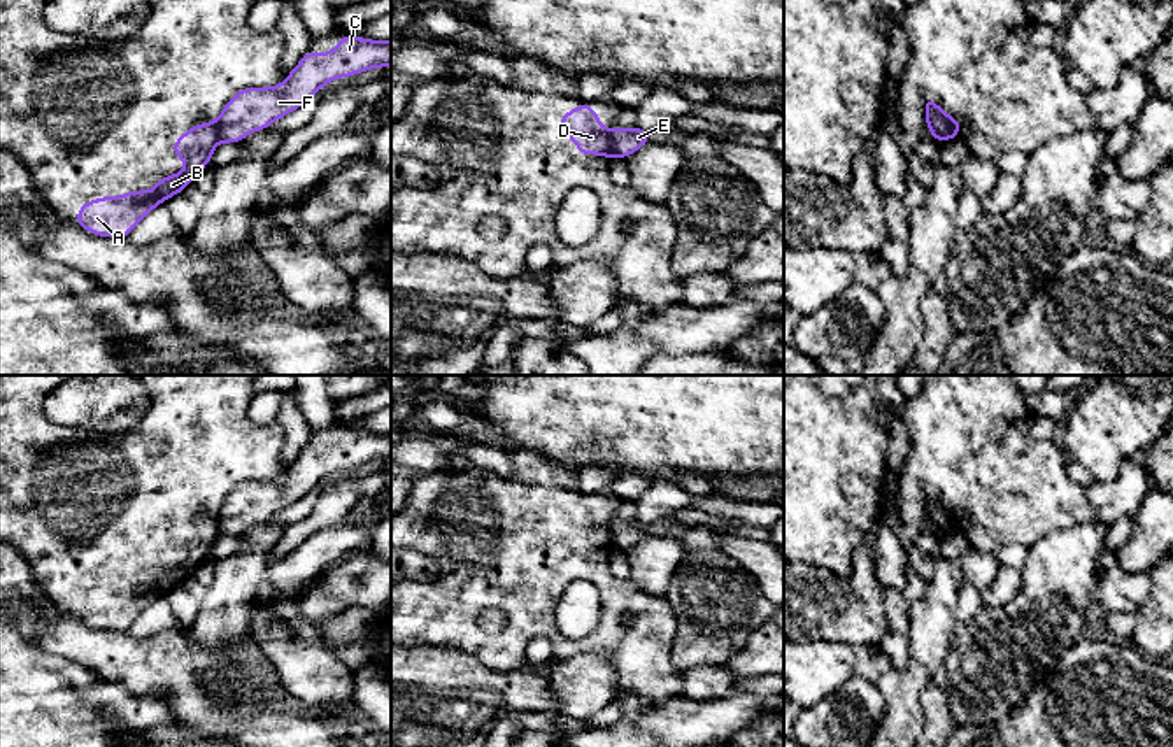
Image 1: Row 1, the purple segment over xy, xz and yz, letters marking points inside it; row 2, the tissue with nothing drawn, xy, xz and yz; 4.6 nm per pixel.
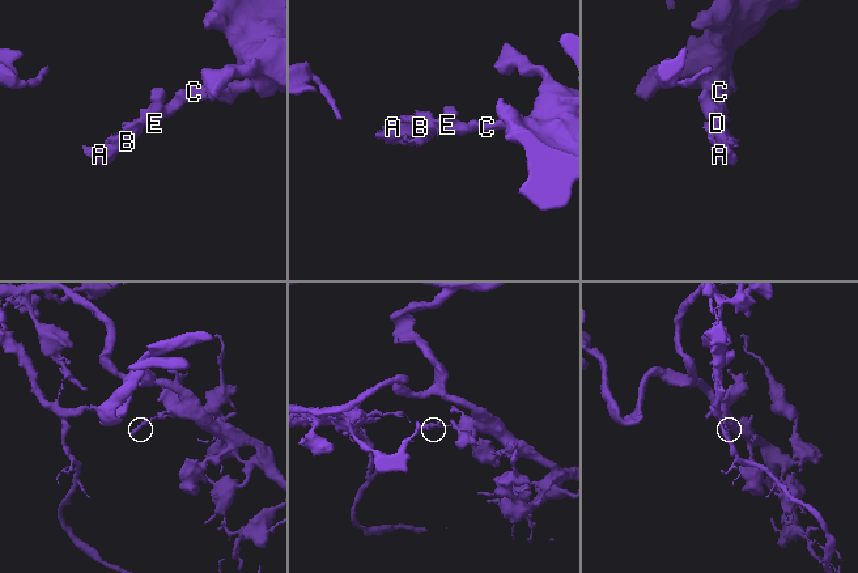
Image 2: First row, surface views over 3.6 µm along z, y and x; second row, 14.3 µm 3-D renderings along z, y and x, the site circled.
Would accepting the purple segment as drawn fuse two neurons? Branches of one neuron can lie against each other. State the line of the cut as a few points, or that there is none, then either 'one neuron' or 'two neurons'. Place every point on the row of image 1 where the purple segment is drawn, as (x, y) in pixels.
cut in xz along (609, 132), (614, 155); two neurons

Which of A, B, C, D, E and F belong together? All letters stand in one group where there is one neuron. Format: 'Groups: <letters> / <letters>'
Groups: A B D / C E F

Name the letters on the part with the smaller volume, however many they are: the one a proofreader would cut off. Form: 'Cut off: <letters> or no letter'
Cut off: A, B, D

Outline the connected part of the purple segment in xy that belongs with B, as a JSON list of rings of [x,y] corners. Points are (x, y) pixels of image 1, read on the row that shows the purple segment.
[[[219,117],[214,123],[189,126],[188,132],[168,147],[177,160],[188,161],[186,168],[165,179],[154,177],[154,191],[130,191],[121,196],[102,196],[84,202],[79,214],[72,217],[77,224],[100,237],[128,237],[137,223],[167,198],[184,191],[193,177],[207,165],[219,142]]]

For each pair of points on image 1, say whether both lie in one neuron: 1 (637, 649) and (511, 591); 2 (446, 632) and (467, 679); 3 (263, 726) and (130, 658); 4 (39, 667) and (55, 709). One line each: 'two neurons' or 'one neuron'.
1: one neuron
2: two neurons
3: one neuron
4: one neuron

